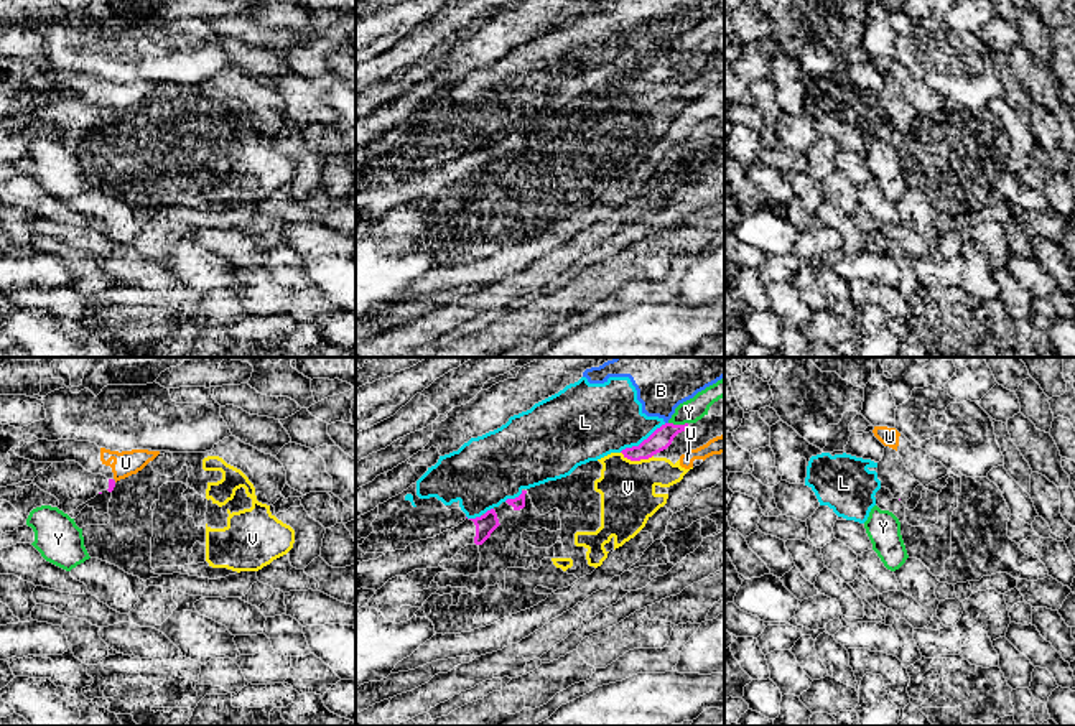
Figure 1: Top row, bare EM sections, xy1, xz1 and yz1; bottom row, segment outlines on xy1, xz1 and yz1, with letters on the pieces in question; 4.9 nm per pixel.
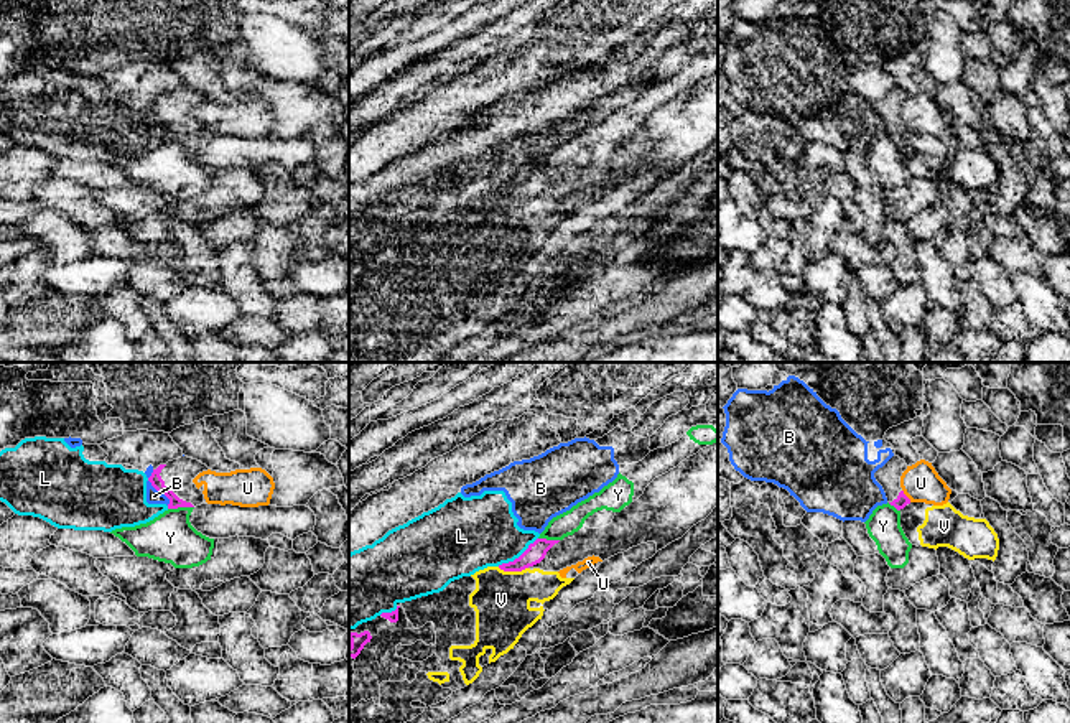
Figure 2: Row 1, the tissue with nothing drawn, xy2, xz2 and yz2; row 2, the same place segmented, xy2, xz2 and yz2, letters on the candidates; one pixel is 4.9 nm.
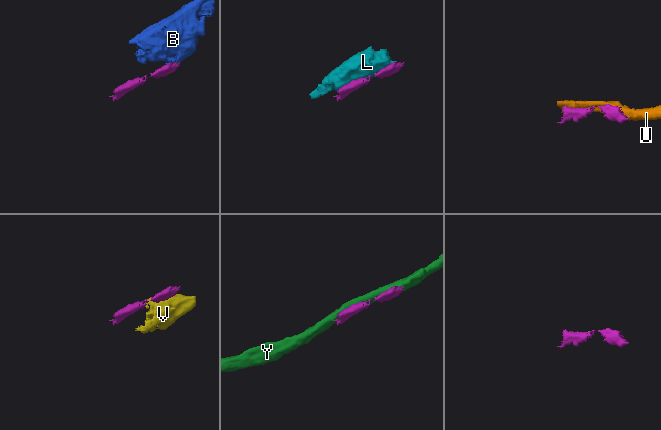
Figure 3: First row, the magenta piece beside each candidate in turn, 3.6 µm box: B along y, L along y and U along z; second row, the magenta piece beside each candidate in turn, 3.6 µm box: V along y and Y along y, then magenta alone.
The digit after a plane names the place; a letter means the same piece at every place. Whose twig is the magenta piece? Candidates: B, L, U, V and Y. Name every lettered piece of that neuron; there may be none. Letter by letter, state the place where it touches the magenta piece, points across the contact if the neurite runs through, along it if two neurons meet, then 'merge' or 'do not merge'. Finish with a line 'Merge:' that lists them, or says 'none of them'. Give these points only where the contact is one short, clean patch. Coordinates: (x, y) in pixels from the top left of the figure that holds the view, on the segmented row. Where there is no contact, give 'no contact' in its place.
B: meets magenta in xy2 at (155, 488); border along xy2 (152, 470), (148, 481), (168, 499), (168, 504); do not merge
L: meets magenta in xz1 at (644, 440); do not merge
U: meets magenta in yz2 at (906, 496); do not merge
V: meets magenta in xz1 at (637, 460); border along xz1 (621, 451), (631, 460), (647, 460), (652, 455); do not merge
Y: meets magenta in xy2 at (180, 506); border along xy2 (193, 506), (168, 509); do not merge
Merge: none of them

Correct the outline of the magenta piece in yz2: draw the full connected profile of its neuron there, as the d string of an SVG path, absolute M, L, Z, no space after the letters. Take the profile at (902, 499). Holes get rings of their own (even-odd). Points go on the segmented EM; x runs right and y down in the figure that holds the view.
M892 456L882 468L874 473L876 481L882 486L887 502L897 511L910 504L910 499L900 487L900 476L907 469L907 464L899 456Z

